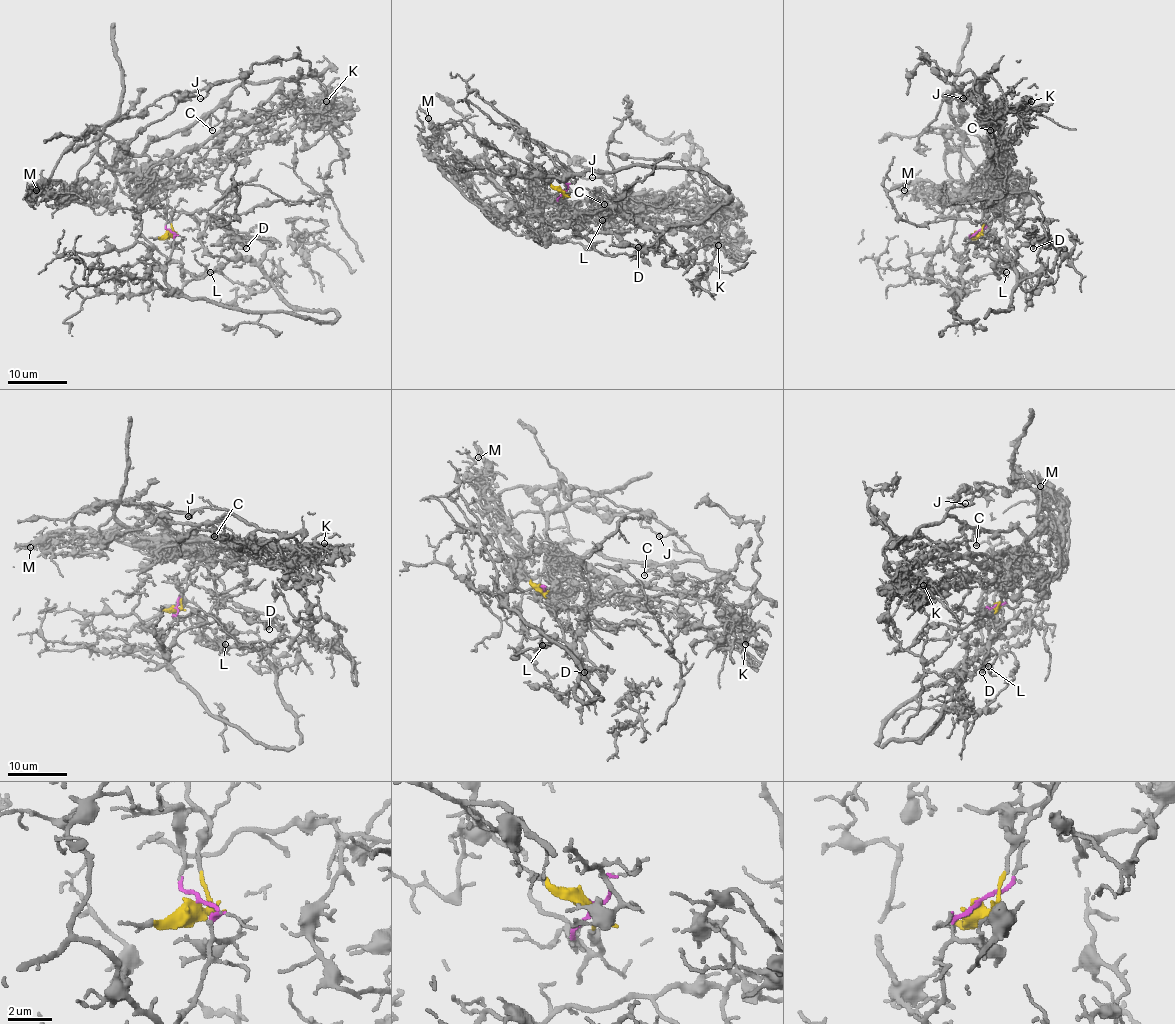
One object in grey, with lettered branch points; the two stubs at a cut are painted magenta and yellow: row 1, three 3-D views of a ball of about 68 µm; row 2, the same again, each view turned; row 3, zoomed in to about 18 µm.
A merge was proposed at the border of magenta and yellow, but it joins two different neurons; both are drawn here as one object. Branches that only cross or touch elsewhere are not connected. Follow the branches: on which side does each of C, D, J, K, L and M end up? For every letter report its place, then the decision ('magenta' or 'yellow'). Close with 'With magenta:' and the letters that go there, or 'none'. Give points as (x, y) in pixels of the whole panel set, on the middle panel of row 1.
C: at (604, 204); yellow
D: at (638, 247); magenta
J: at (592, 177); yellow
K: at (718, 245); yellow
L: at (602, 220); magenta
M: at (428, 118); yellow
With magenta: D, L

